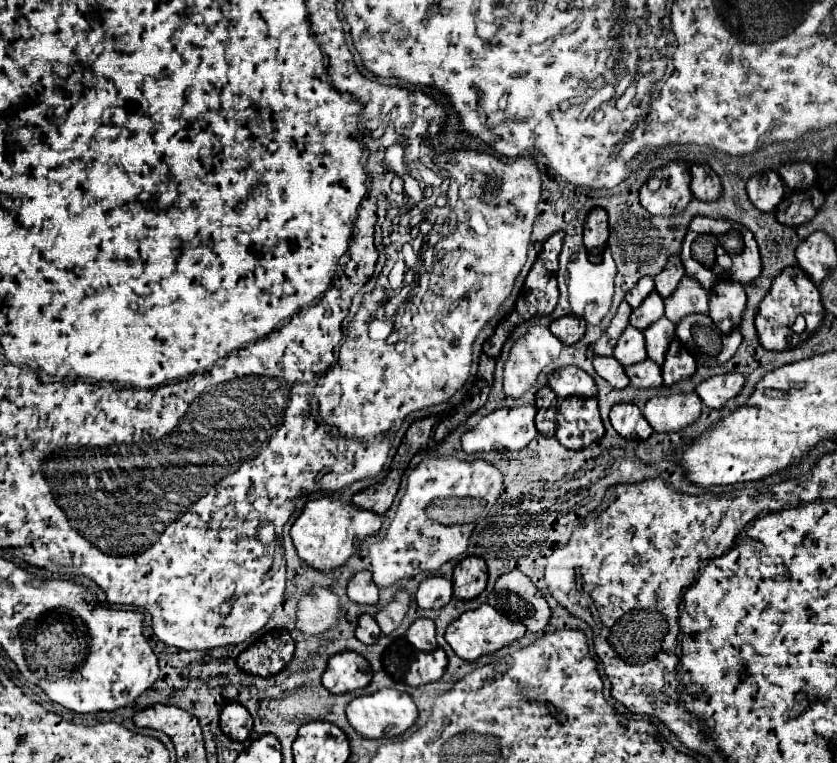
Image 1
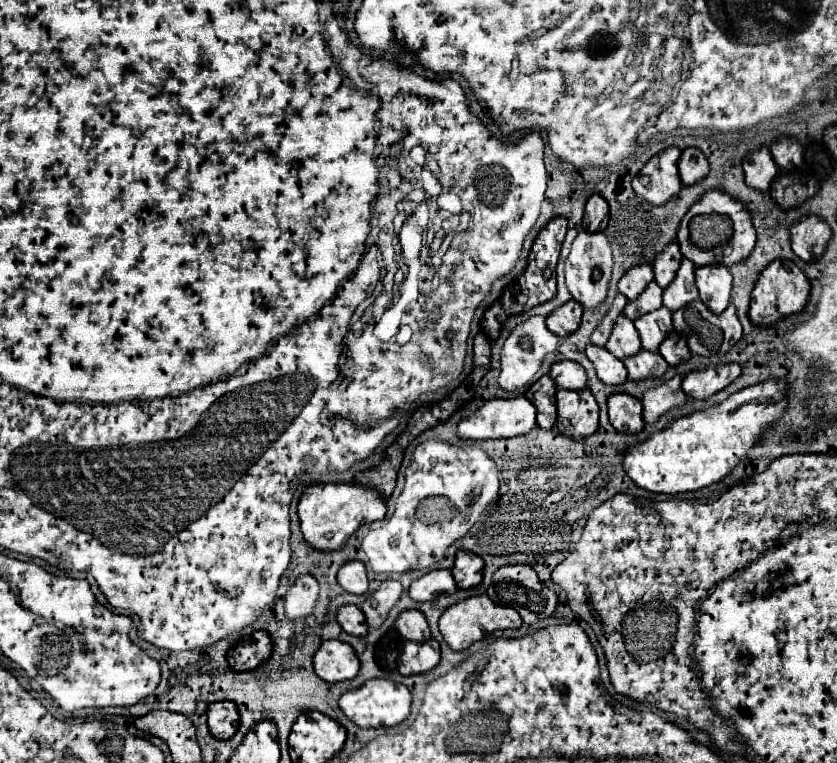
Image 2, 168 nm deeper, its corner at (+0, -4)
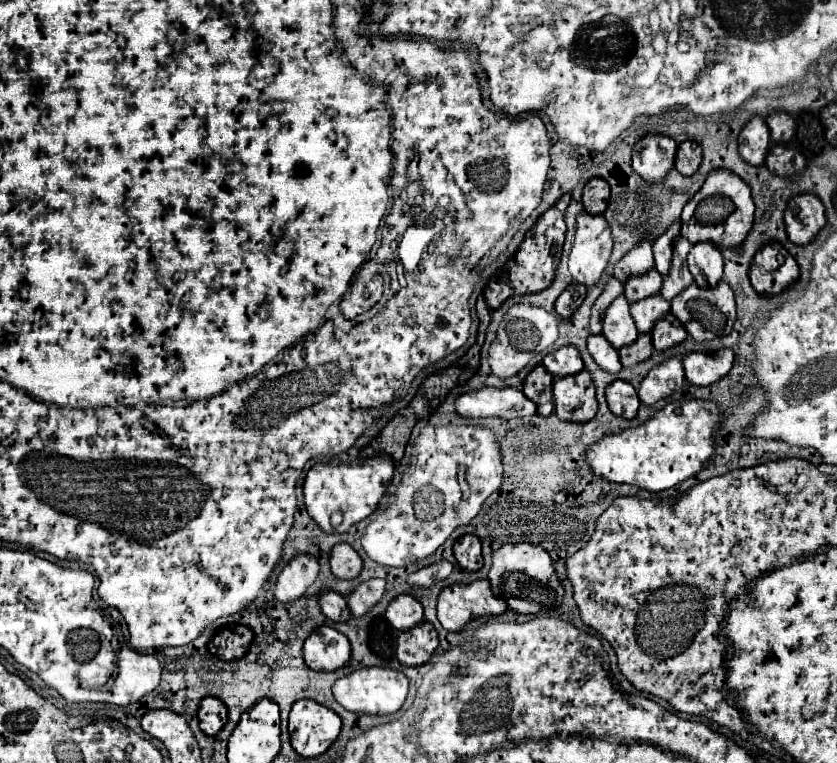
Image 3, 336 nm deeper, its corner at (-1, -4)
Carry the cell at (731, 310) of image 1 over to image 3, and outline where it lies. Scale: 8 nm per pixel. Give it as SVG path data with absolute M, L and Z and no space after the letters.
M700 243L700 245L692 245L690 249L688 267L700 289L712 289L722 279L724 259L722 253L712 243Z

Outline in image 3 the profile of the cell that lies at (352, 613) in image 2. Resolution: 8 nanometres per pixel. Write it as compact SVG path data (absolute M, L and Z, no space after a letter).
M326 591L326 593L320 593L320 607L324 611L324 615L336 623L340 621L348 621L352 617L350 609L348 609L348 603L342 595L334 593L334 591Z

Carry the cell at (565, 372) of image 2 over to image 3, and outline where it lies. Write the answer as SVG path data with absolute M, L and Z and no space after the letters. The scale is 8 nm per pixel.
M566 345L550 355L544 357L544 367L554 375L554 377L568 377L568 375L576 375L584 369L582 357L578 353L576 347Z

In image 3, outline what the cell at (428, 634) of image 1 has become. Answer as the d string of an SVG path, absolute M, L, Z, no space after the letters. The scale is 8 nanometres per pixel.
M400 595L394 601L390 601L388 611L386 611L386 619L398 631L412 629L412 625L418 625L420 621L424 621L424 609L414 597Z

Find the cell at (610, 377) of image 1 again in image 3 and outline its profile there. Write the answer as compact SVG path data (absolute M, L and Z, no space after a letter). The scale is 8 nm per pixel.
M602 335L588 337L588 353L596 361L596 365L608 373L618 373L622 369L618 351Z

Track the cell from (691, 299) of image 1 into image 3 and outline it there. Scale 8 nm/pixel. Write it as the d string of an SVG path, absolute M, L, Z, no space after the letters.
M678 239L676 241L676 247L674 247L674 257L672 257L672 269L670 273L664 277L664 283L662 283L662 289L660 289L660 295L666 299L666 301L672 301L676 295L680 295L688 285L694 283L694 277L690 275L688 271L688 265L686 265L686 257L690 253L690 243L686 239Z

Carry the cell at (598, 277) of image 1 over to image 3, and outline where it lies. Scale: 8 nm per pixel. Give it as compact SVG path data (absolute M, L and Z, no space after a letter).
M580 213L576 223L578 231L570 251L570 275L576 283L590 289L600 281L608 267L612 253L610 225L602 215L588 213Z

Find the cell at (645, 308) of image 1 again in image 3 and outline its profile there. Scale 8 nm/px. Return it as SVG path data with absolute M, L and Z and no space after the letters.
M650 269L646 275L632 277L624 283L624 297L630 303L636 303L642 301L644 297L652 297L660 293L660 285L662 285L662 275L656 273L656 269Z

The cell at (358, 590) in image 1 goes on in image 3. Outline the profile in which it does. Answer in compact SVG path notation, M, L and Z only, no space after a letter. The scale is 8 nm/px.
M340 543L330 553L330 567L332 567L334 577L344 579L344 581L352 581L362 571L362 559L350 545Z

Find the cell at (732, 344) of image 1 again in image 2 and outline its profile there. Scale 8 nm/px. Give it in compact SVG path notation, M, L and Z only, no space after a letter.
M729 303L729 307L723 313L719 313L719 329L723 333L723 347L733 347L739 341L741 323L737 319L733 303Z

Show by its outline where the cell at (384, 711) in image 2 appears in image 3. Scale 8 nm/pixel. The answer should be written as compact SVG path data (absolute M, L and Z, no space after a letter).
M368 667L354 671L342 679L338 679L332 687L334 699L352 713L368 713L368 715L390 715L402 709L406 695L408 695L408 679L400 671L382 669L382 667Z

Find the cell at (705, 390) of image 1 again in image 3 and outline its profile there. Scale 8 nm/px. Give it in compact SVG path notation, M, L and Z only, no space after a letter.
M722 349L714 355L706 353L688 353L684 359L684 373L686 381L696 387L708 387L716 381L720 381L724 375L730 373L734 365L734 351Z

